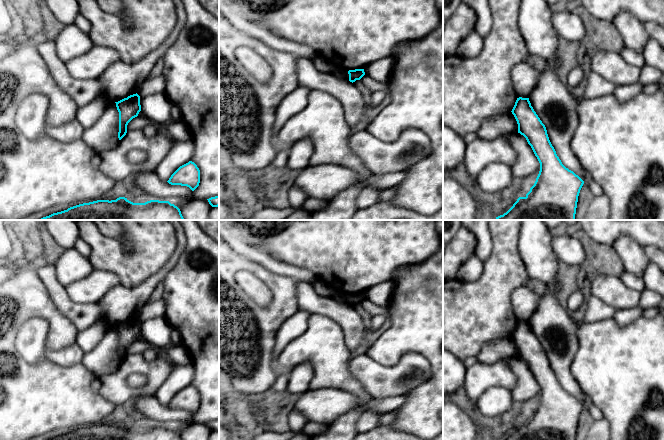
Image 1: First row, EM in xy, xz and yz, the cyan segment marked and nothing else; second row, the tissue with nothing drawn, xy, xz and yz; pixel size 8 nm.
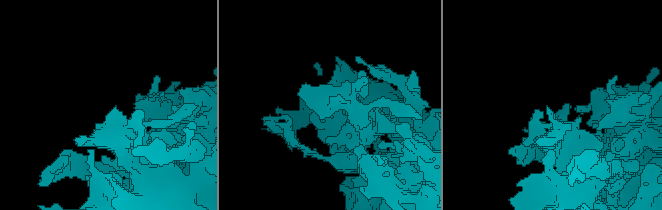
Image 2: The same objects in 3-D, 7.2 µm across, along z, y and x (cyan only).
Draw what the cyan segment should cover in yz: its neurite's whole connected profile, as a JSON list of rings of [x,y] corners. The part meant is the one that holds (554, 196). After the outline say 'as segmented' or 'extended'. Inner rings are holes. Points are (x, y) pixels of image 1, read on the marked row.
[[[517,98],[511,112],[517,121],[518,133],[526,138],[540,163],[540,171],[526,196],[519,197],[506,213],[494,220],[575,220],[578,196],[584,181],[562,164],[529,98]]]; as segmented

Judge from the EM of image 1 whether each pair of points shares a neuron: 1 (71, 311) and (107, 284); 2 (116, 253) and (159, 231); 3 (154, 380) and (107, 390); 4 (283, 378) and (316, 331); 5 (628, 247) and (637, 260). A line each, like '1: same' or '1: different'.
1: different
2: same
3: same
4: different
5: same

